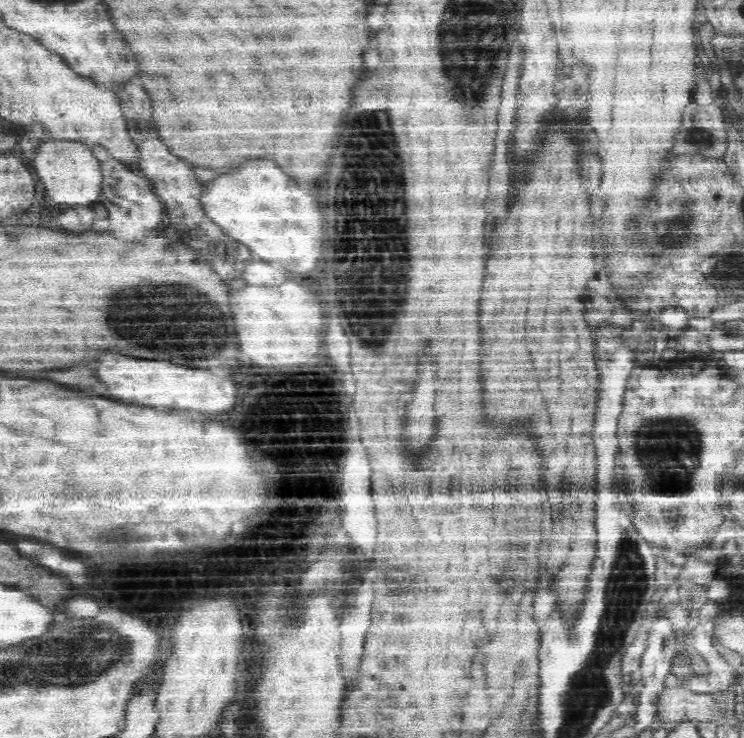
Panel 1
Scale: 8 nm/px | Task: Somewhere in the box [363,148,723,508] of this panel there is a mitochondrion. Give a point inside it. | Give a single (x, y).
(667, 467)

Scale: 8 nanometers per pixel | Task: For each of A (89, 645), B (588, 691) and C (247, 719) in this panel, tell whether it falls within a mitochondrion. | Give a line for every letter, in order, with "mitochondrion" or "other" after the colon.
A: mitochondrion
B: mitochondrion
C: other

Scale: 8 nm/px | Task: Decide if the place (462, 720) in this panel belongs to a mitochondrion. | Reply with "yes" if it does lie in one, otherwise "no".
no

